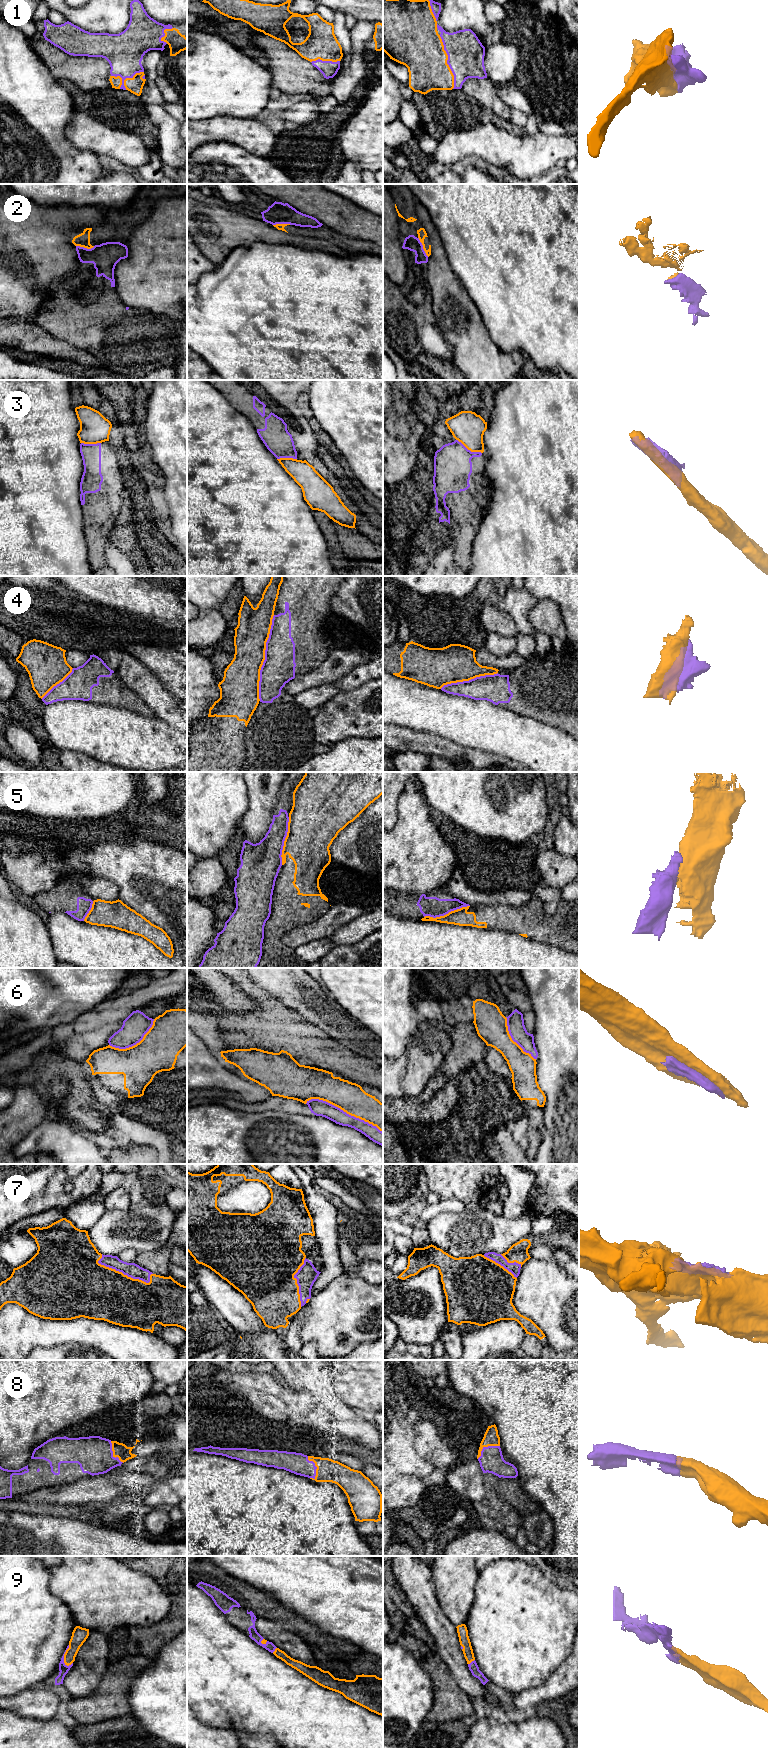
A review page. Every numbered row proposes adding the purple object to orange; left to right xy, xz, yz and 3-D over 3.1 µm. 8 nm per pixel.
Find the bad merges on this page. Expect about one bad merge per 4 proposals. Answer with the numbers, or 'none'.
2, 3, 4, 5, 6

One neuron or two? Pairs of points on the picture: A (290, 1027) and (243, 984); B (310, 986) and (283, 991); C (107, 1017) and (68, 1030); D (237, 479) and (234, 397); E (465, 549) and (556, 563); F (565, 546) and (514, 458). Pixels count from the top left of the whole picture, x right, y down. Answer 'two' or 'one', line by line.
A: one
B: one
C: one
D: two
E: two
F: one

